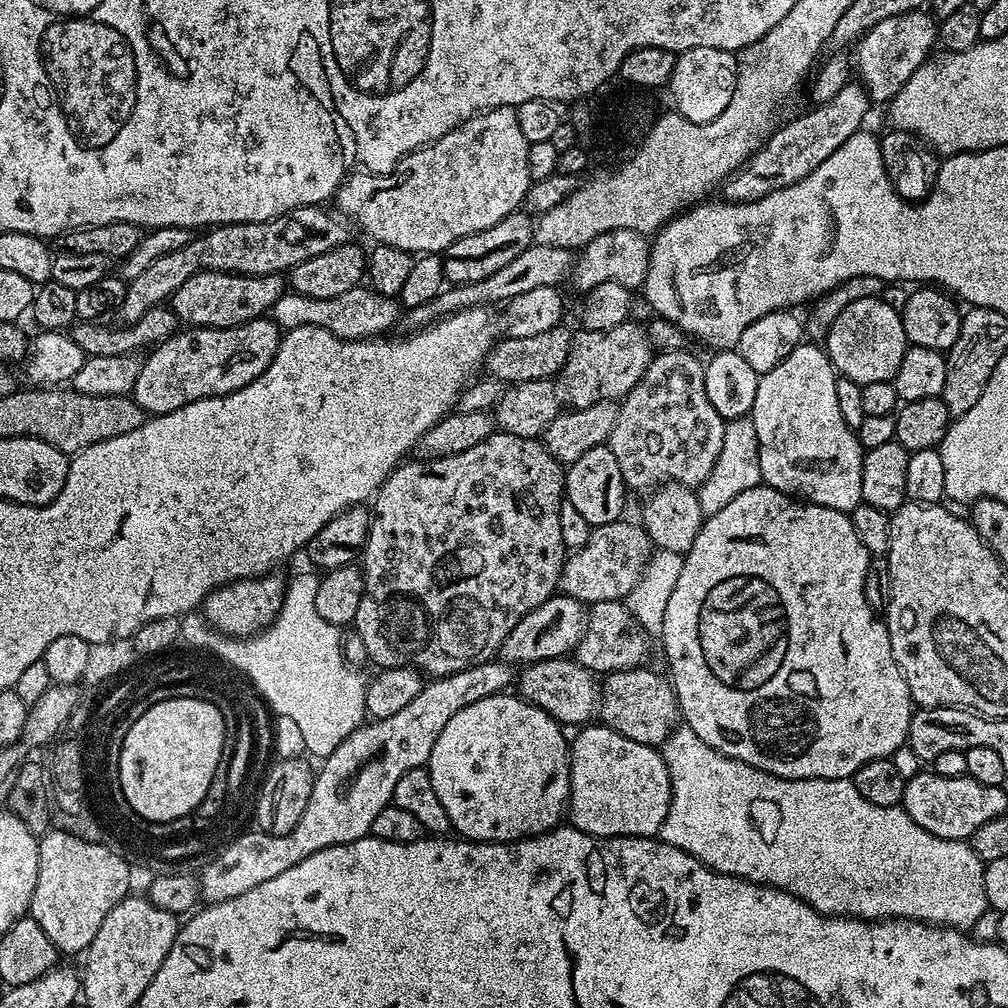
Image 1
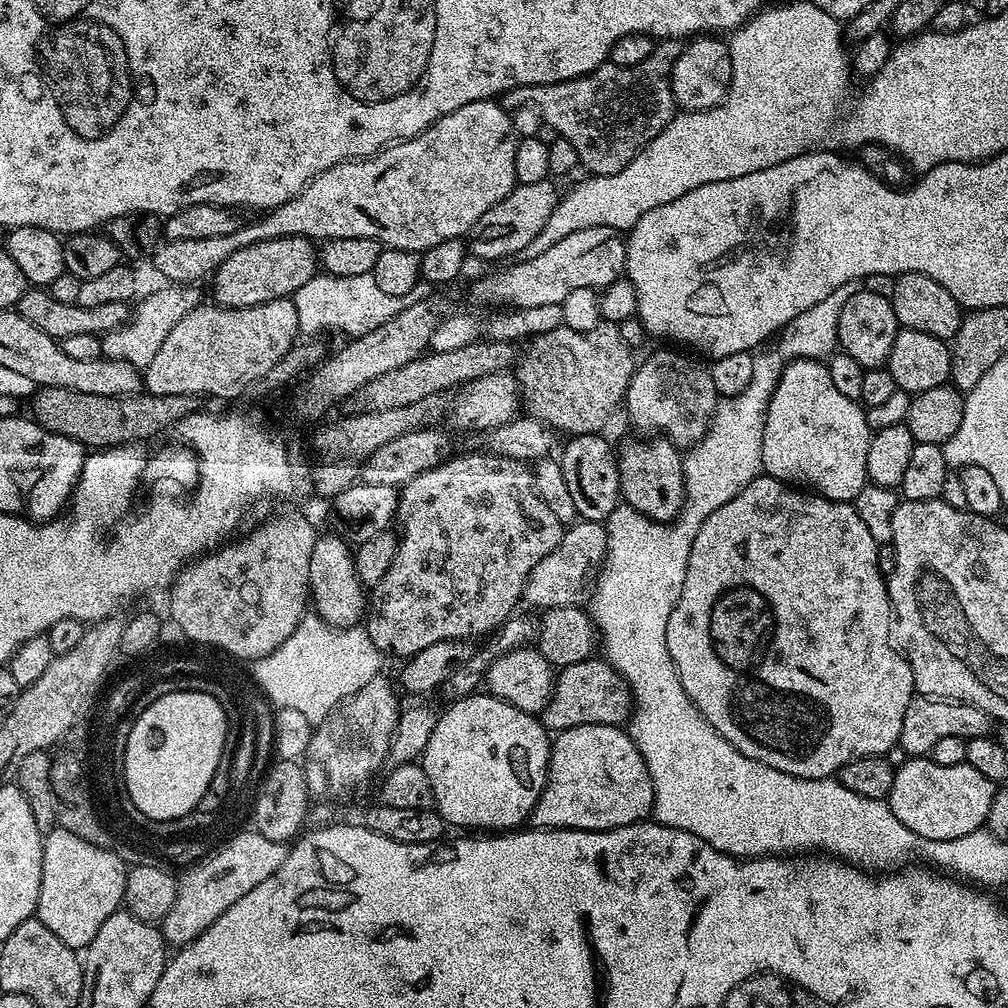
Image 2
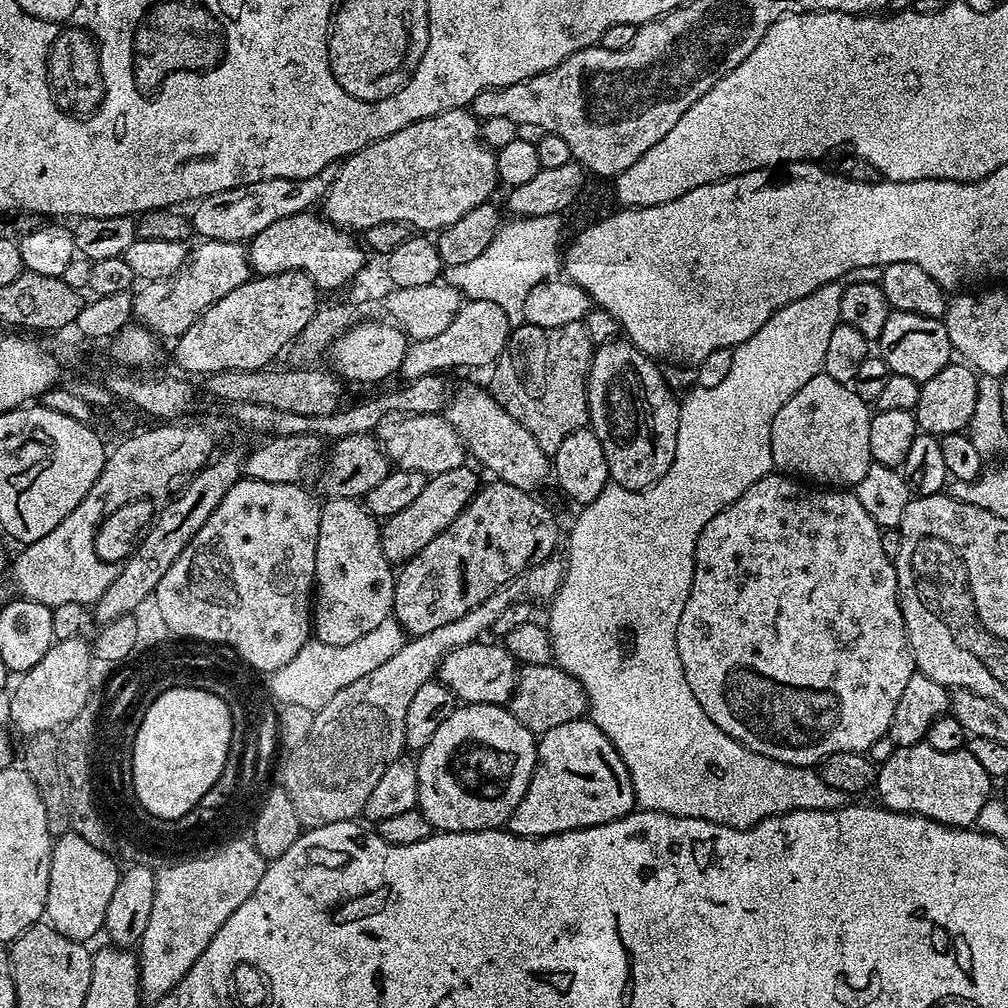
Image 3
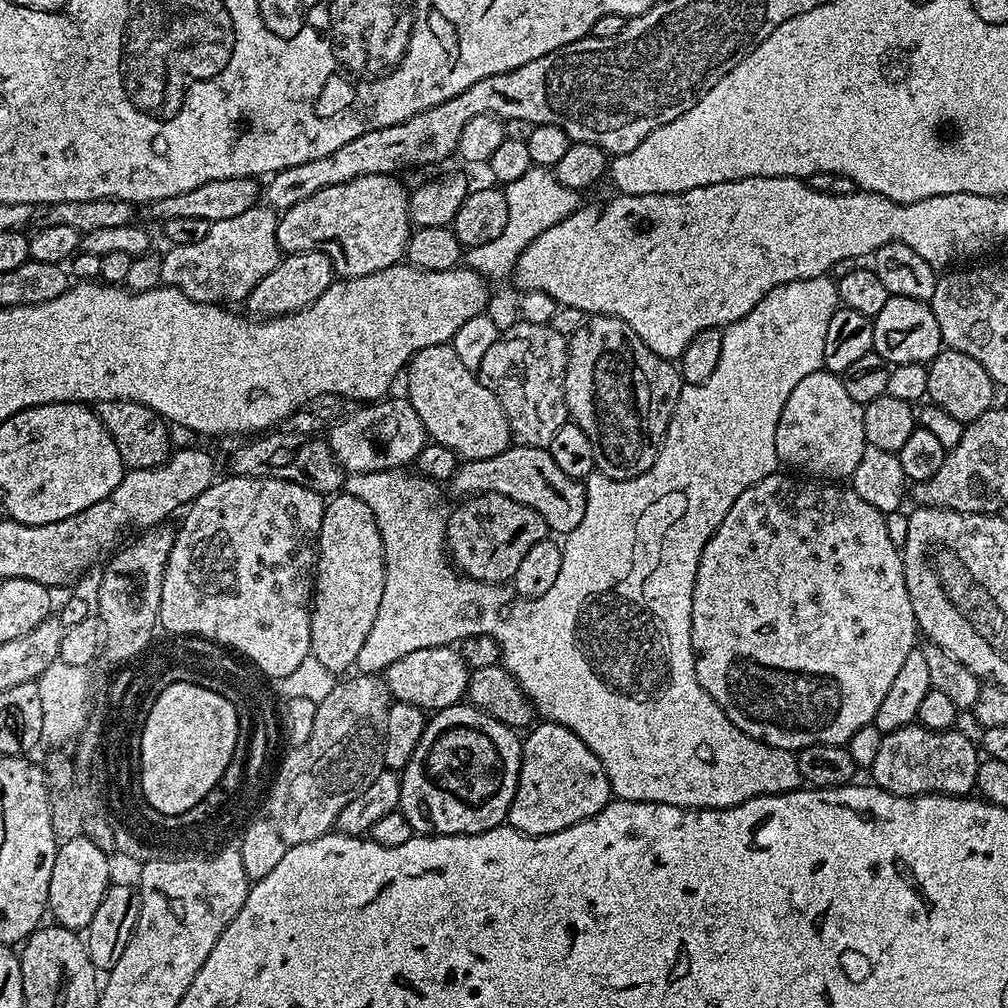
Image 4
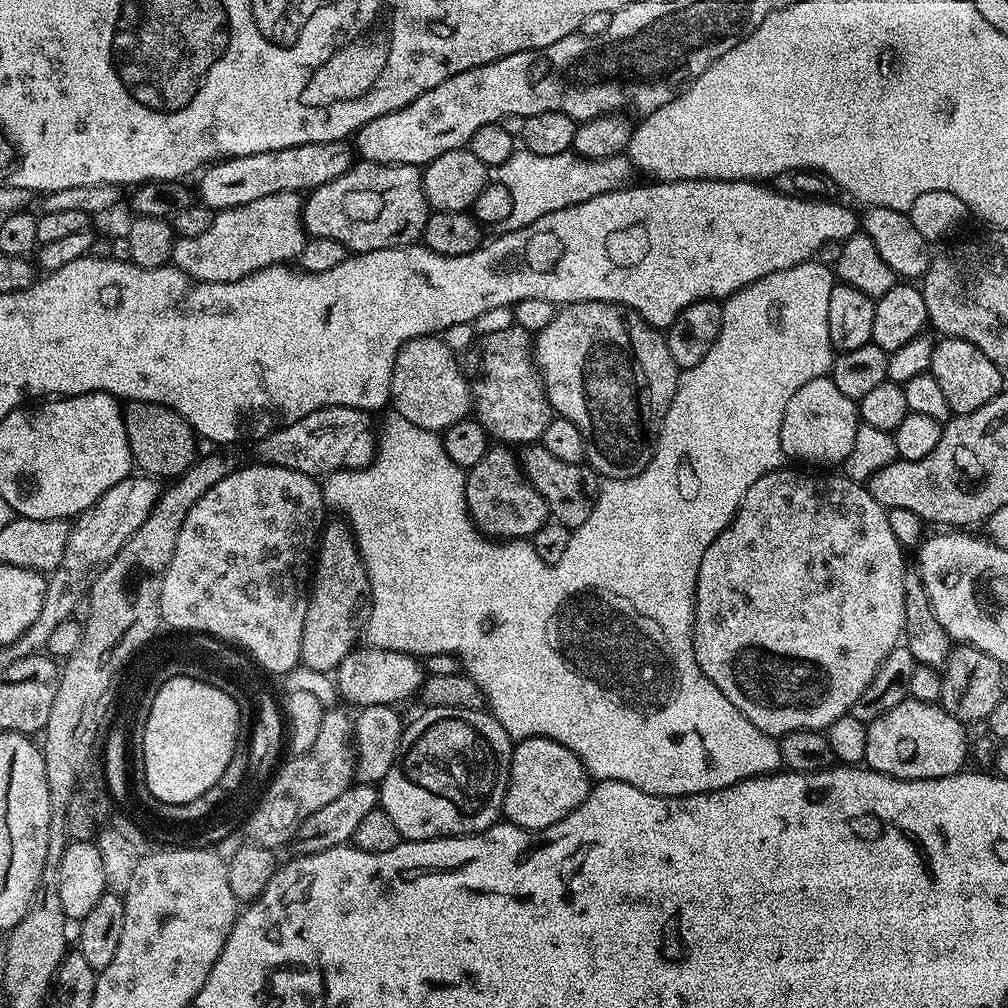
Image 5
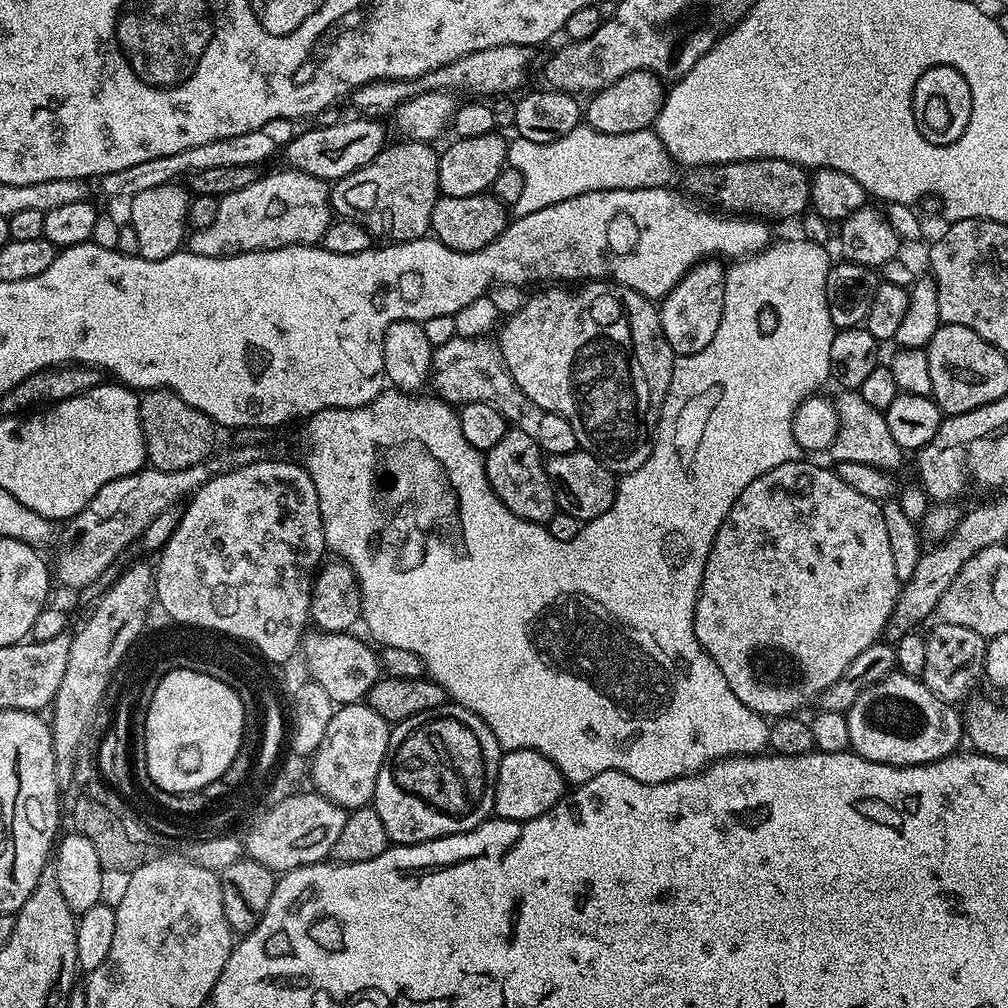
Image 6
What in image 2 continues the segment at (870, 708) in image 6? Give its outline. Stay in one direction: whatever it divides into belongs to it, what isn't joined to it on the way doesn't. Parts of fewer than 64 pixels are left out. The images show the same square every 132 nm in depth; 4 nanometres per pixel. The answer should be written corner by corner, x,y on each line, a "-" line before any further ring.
918,756
909,758
896,769
894,786
890,786
886,803
894,818
898,818
906,830
918,834
921,840
949,840
985,827
996,790
997,785
978,774
974,766
966,763
938,766
938,762
928,756

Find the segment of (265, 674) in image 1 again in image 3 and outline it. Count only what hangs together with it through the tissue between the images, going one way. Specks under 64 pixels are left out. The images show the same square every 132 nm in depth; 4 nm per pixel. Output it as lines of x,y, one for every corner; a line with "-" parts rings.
395,622
378,626
352,645
330,646
321,644
315,638
309,639
308,643
302,646
302,650
298,650
298,654
294,654
290,662
286,662
286,666
271,673
271,699
281,705
293,704
319,710
326,706
326,702
330,702
330,698
334,698
334,694
338,694
338,690
350,686
350,682
358,682
358,678
363,678
370,674
370,670
382,666
382,662
394,658
394,654
402,650
405,642
406,633

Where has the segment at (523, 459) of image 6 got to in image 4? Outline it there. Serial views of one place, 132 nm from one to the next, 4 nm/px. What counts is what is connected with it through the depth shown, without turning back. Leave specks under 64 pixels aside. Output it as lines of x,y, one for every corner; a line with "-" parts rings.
497,492
473,496
457,504
460,505
446,520
446,547
453,565
471,580
497,586
511,581
530,546
545,540
550,532
534,509

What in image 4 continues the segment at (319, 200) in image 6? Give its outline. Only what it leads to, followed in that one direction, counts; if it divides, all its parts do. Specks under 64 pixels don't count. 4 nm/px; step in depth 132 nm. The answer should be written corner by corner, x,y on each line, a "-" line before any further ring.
257,206
255,208
248,208
246,214
238,214
238,218
226,218
225,220
214,220
209,223
206,230
206,238
202,238
202,242
190,242
190,246
172,246
167,250
168,253
163,253
160,256
162,262
162,274
160,275
161,281
169,288
177,288
182,290
182,294
186,294
186,298
190,298
194,302
202,302
203,304
218,304
221,306
232,306
235,300
240,302
247,301
249,292
254,290
254,286
258,286
258,282
262,278
266,278
266,274
270,274
270,270
274,270
274,266
278,266
278,262
282,258
278,240
276,238
276,222
278,216
273,209
267,206

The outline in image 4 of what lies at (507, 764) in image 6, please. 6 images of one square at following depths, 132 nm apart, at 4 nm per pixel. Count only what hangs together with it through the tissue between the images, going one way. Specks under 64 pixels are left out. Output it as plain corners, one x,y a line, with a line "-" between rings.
540,722
522,740
520,773
507,823
528,836
545,836
566,830
602,810
613,799
612,787
602,762
564,724

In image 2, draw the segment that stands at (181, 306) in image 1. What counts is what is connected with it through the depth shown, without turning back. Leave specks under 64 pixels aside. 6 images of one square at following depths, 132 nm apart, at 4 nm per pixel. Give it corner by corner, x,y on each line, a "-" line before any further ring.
283,236
234,250
211,277
211,299
221,308
245,308
292,298
318,272
318,248
307,236

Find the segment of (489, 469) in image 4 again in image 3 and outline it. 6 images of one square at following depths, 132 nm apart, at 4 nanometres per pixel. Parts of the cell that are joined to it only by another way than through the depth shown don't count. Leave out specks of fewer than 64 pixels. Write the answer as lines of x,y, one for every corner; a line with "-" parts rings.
472,466
446,470
437,476
428,476
426,486
422,486
422,494
406,506
406,510
398,510
398,514
387,517
383,521
380,529
380,541
382,542
382,554
393,566
403,566
408,563
410,558
414,558
423,548
430,546
468,503
476,497
478,489
481,487
482,480
476,477
477,469

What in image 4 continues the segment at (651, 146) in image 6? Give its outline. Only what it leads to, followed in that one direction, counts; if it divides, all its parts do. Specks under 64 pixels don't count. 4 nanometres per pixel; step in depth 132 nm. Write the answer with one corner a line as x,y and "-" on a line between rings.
533,167
521,178
505,185
504,193
509,207
509,217
506,220
506,227
498,237
485,245
467,249
462,256
465,267
472,268
486,278
492,276
508,275
515,269
518,257
543,230
556,225
566,218
570,213
575,212
581,205
579,191
577,189
562,186
556,180
555,175
544,168

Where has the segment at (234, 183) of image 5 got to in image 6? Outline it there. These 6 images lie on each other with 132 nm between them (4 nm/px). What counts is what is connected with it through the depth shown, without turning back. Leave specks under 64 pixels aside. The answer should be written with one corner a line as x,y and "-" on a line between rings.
344,118
334,125
309,127
283,149
282,156
288,159
287,167
297,172
308,172
325,182
339,182
354,174
354,170
369,164
386,147
384,128
380,125
383,123
376,118
355,119

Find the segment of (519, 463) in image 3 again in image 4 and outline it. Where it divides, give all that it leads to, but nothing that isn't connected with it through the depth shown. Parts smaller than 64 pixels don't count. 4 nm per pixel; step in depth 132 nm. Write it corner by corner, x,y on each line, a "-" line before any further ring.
451,343
426,346
415,352
406,365
407,376
406,399
414,406
414,414
422,418
425,432
435,443
454,450
457,457
464,460
494,458
494,454
502,454
513,443
512,431
508,428
508,419
498,398
482,383
479,375
468,369
465,363
458,358

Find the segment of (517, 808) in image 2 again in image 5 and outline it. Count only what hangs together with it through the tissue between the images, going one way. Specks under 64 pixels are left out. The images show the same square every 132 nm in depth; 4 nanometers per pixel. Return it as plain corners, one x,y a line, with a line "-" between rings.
425,707
424,713
417,720
407,721
404,733
400,736
400,749
396,755
394,766
378,784
378,804
386,814
390,814
390,822
398,826
401,837
409,840
439,840
441,836
472,836
476,832
484,832
501,819
504,810
504,795
510,774
512,749
514,741
506,734
506,730
488,710
466,710
465,708
430,708

